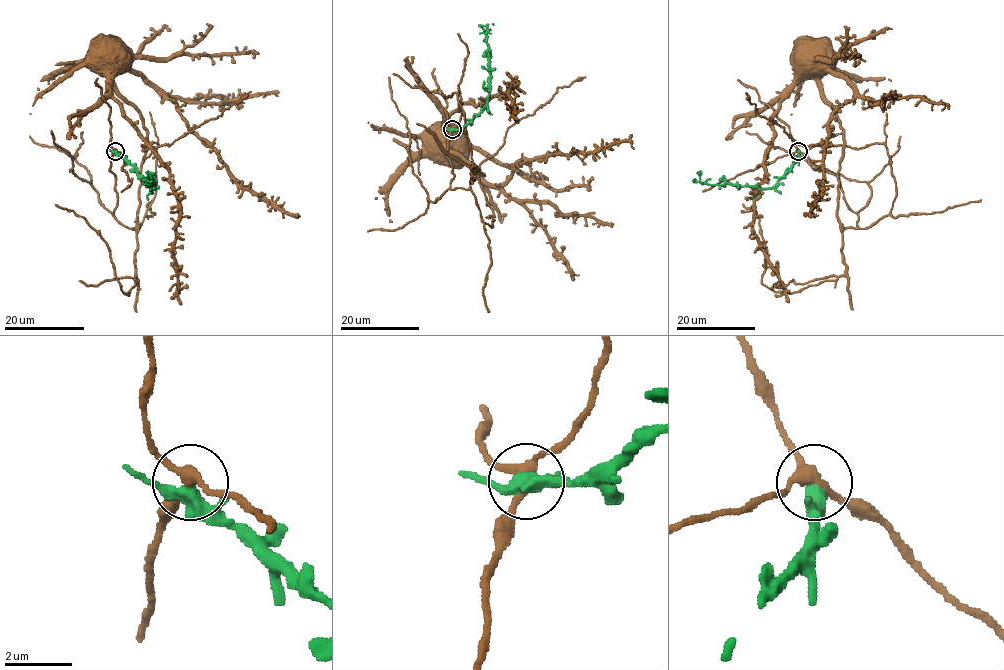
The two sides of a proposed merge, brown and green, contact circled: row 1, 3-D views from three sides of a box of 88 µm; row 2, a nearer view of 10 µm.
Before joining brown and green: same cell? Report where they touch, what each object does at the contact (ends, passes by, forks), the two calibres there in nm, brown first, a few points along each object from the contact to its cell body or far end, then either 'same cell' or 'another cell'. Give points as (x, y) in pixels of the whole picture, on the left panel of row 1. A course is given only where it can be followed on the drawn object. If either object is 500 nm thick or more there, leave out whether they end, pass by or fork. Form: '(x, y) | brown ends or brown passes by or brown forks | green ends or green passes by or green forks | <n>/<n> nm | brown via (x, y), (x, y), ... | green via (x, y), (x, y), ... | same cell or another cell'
(115, 151) | brown forks | green forks | 280/320 nm | brown via (116, 150), (110, 169), (117, 200), (114, 215), (135, 229), (148, 129), (110, 77), (106, 48) | green via (116, 150), (154, 188), (152, 182), (142, 179) | another cell

